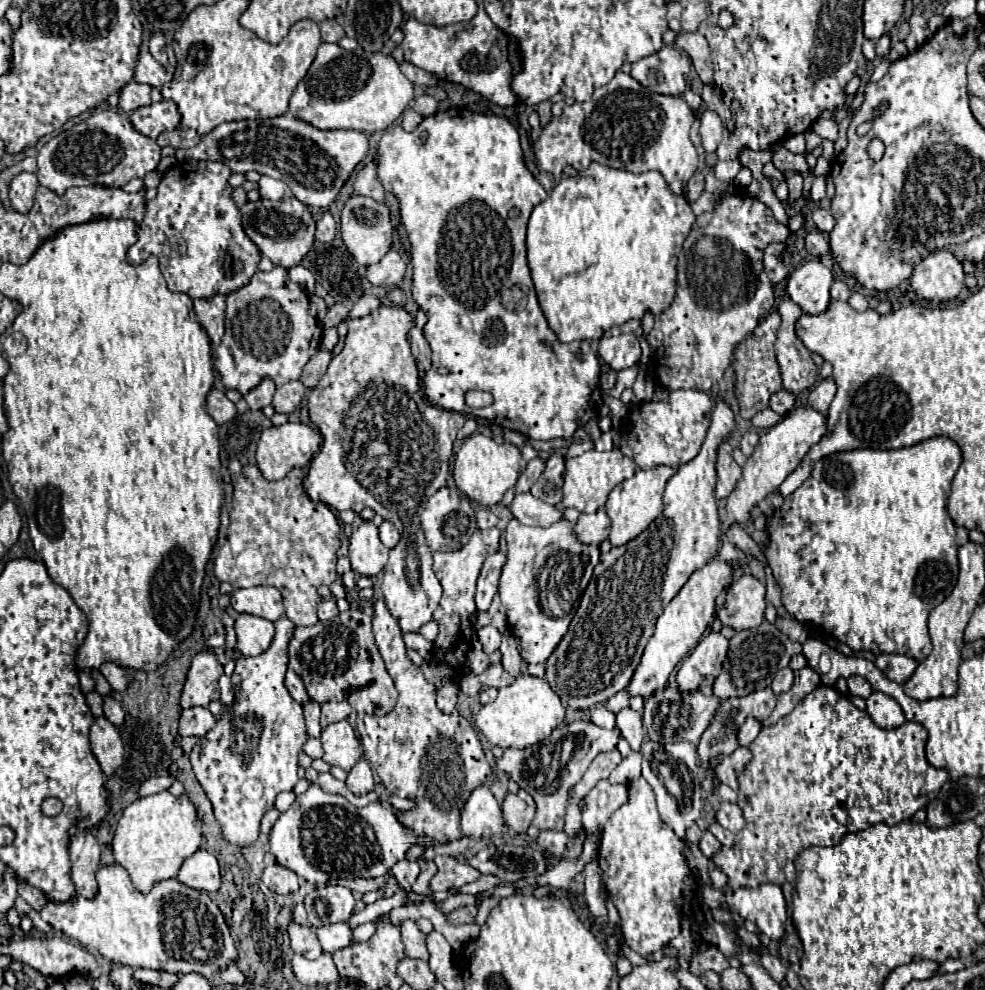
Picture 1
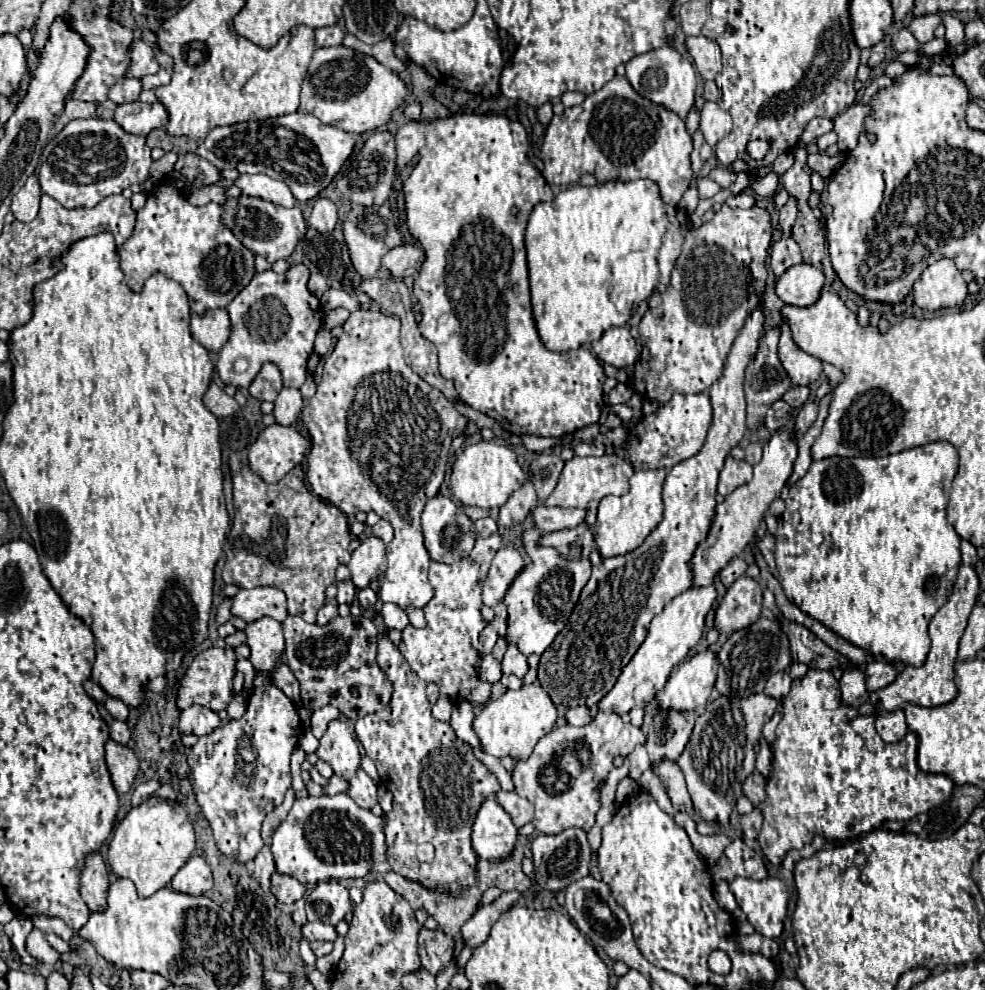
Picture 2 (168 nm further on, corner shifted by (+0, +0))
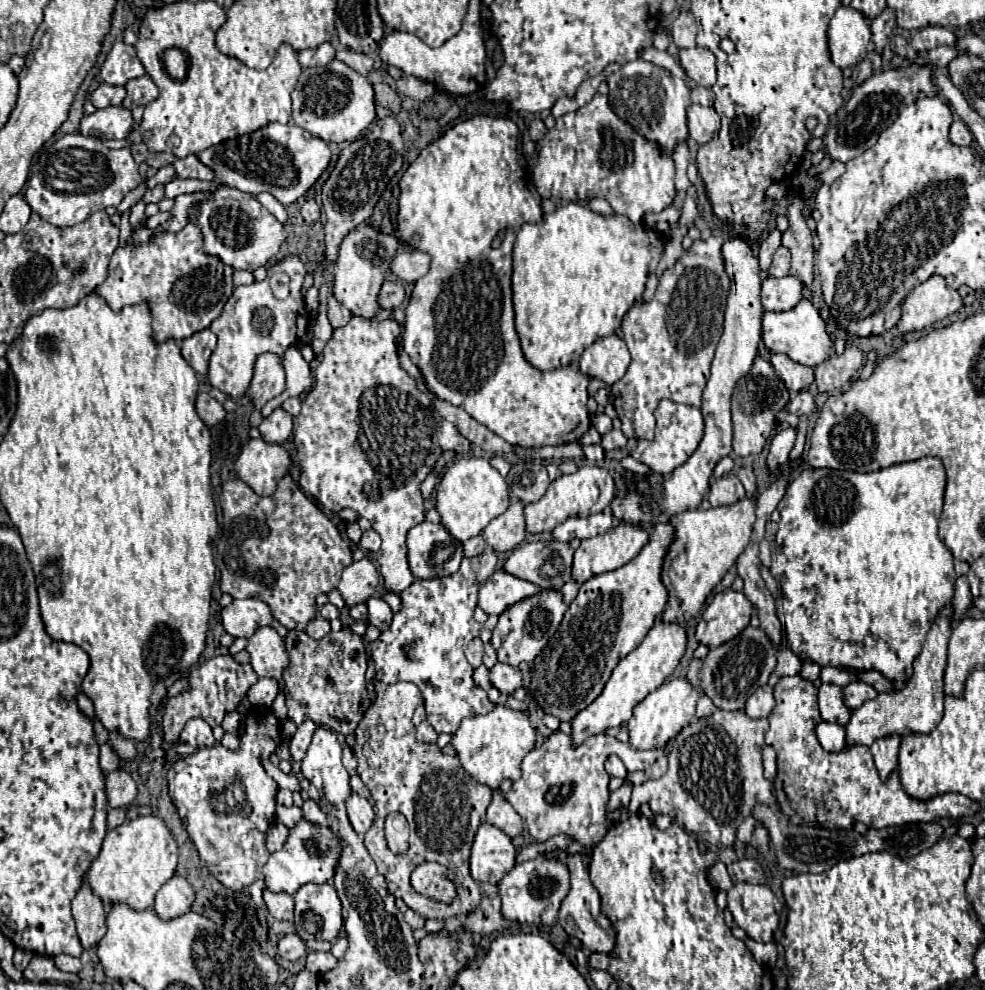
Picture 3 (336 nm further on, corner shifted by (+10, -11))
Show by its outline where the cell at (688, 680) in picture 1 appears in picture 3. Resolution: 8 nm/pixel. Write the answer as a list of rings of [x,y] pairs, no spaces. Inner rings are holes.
[[[685,677],[679,679],[671,679],[667,683],[663,683],[657,691],[649,693],[635,709],[633,709],[633,717],[627,723],[627,731],[629,731],[629,747],[637,749],[637,751],[647,751],[647,749],[657,749],[657,747],[665,747],[665,743],[669,743],[695,715],[695,705],[697,705],[699,693],[689,685],[689,681]]]

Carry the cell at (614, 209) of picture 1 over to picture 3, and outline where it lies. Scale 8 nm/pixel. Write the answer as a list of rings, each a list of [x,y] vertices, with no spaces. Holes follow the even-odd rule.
[[[569,203],[543,215],[539,223],[525,223],[513,245],[513,305],[515,329],[521,339],[525,359],[539,371],[577,363],[581,353],[601,337],[609,337],[621,325],[629,307],[643,297],[645,283],[665,249],[665,237],[643,225],[635,225],[623,215],[603,217],[589,207]]]

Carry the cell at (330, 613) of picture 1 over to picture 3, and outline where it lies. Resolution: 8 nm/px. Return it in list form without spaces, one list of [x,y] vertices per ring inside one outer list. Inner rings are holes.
[[[317,615],[317,617],[307,625],[307,629],[305,629],[305,633],[307,633],[309,637],[313,637],[313,639],[321,639],[321,637],[325,637],[329,631],[331,631],[329,621],[323,619],[321,615]]]

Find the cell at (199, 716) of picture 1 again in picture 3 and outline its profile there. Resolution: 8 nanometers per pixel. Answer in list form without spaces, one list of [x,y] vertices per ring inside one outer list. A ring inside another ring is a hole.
[[[191,719],[185,725],[185,731],[181,733],[181,743],[189,743],[197,749],[201,747],[213,747],[215,745],[215,737],[211,733],[211,727],[203,721],[203,719]]]

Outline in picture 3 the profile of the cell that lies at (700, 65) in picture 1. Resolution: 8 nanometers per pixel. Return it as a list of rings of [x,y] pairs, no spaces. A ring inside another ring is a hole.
[[[693,47],[693,49],[681,49],[681,67],[685,73],[703,87],[711,87],[715,83],[717,67],[715,67],[715,55],[709,49]]]

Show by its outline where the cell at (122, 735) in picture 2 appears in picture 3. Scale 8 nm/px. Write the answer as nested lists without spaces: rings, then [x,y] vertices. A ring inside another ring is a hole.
[[[109,743],[101,745],[99,765],[101,765],[101,769],[103,769],[103,773],[105,773],[105,775],[109,775],[109,773],[117,771],[117,767],[119,767],[119,757],[117,757],[117,753],[111,749],[111,745],[109,745]]]

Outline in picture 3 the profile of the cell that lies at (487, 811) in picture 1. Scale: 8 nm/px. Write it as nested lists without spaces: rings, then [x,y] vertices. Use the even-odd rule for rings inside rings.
[[[483,823],[471,847],[471,875],[479,883],[499,885],[499,881],[515,867],[515,847],[511,839],[497,827]]]

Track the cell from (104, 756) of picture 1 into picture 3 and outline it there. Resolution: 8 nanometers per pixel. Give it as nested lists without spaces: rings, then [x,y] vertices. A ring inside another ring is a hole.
[[[117,769],[113,771],[113,775],[105,777],[105,785],[107,785],[107,801],[111,807],[129,807],[135,797],[137,797],[137,785],[131,779],[129,773]]]

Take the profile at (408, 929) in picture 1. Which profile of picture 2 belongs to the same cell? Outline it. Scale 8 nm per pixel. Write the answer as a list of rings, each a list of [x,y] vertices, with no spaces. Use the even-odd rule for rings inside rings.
[[[419,930],[419,956],[421,966],[437,974],[453,958],[453,942],[441,930]]]

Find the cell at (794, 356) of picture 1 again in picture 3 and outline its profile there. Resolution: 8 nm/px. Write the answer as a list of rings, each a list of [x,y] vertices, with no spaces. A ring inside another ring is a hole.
[[[771,355],[771,365],[789,391],[801,391],[813,383],[813,369],[791,361],[787,355]]]

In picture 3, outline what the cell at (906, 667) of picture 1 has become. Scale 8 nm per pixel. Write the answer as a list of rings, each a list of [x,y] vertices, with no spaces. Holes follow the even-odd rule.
[[[863,681],[851,683],[851,685],[847,685],[847,687],[843,689],[843,703],[845,703],[845,707],[851,709],[851,711],[855,711],[855,709],[861,707],[865,701],[875,699],[875,697],[877,697],[877,691],[875,691],[871,685],[863,683]]]

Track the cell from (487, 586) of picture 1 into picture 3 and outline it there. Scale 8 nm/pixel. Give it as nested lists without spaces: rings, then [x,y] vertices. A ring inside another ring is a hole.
[[[497,569],[485,581],[485,587],[481,587],[481,591],[479,591],[479,607],[487,615],[501,615],[511,605],[515,605],[527,597],[533,597],[539,591],[541,589],[537,585],[517,579],[505,571]]]

